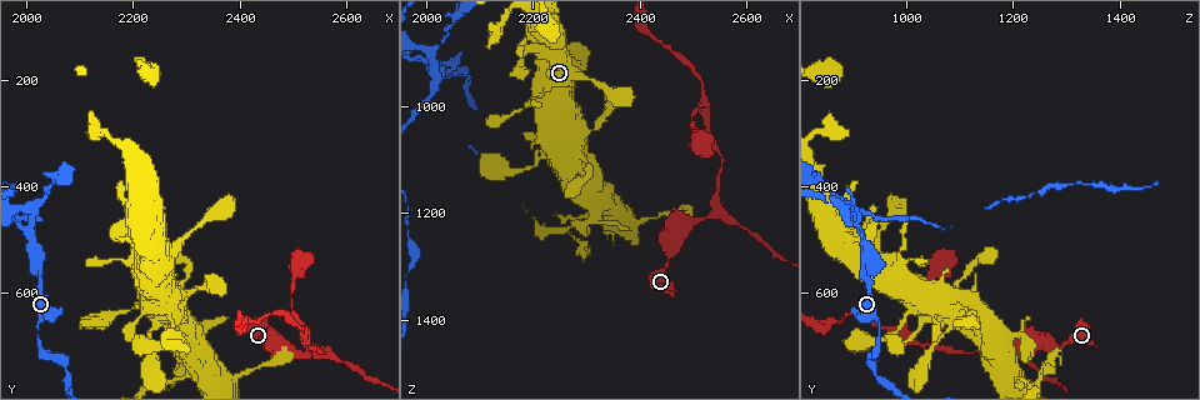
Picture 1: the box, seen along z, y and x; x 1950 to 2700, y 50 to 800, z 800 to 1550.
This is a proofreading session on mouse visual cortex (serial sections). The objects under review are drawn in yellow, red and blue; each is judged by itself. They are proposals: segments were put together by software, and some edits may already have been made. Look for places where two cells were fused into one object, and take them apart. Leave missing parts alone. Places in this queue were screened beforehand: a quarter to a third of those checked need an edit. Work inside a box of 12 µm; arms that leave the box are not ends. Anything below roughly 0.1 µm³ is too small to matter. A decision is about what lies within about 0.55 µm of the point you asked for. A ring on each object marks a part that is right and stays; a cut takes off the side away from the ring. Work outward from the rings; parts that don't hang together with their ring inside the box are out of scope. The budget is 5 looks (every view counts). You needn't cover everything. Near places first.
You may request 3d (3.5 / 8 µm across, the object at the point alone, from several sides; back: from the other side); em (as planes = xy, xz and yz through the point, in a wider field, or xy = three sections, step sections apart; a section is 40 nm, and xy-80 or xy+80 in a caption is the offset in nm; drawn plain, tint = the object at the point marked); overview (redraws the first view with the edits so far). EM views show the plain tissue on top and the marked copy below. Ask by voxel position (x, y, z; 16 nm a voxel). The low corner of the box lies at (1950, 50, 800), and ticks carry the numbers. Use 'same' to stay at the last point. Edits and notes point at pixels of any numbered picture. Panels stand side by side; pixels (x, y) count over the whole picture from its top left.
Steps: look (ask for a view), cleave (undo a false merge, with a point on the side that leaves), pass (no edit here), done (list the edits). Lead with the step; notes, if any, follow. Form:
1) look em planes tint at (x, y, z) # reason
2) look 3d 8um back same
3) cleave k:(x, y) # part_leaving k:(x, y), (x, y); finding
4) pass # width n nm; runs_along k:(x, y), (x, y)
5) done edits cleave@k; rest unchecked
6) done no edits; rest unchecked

look 3d 3.5um at (2315, 750, 1205)

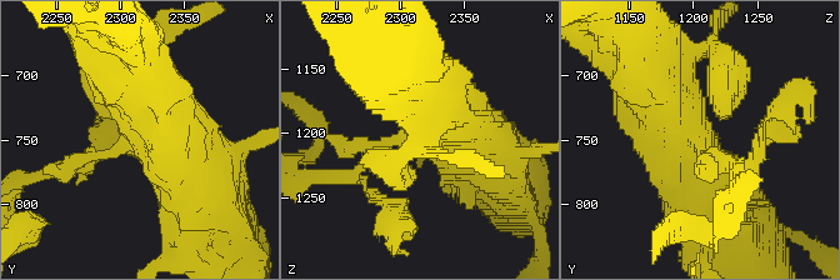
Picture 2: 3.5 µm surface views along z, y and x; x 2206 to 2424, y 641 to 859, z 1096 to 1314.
look em xy step 1 tint at (2314, 750, 1202) # shape alone is not enough

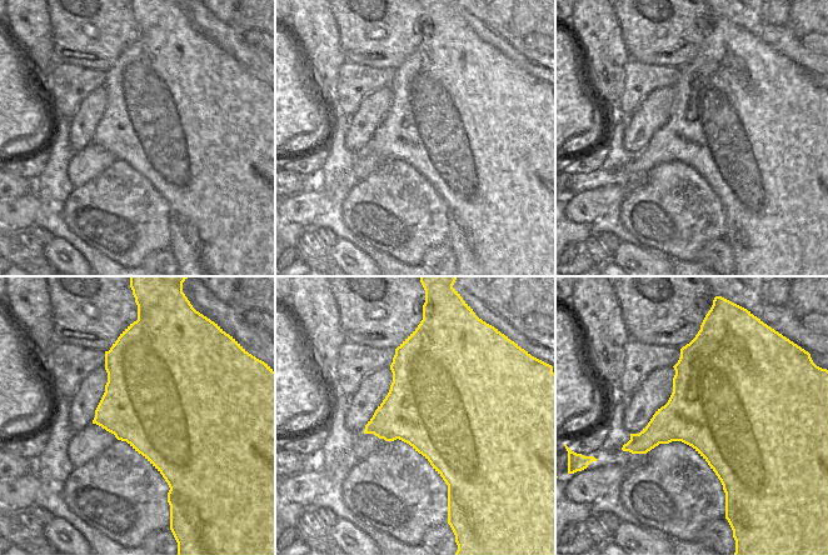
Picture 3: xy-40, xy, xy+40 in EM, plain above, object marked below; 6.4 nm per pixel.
cleave 2:(95, 141) # part_leaving 2:(704, 155), (749, 163), (771, 114); two cells meet here

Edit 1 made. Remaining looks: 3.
look overview # redraw

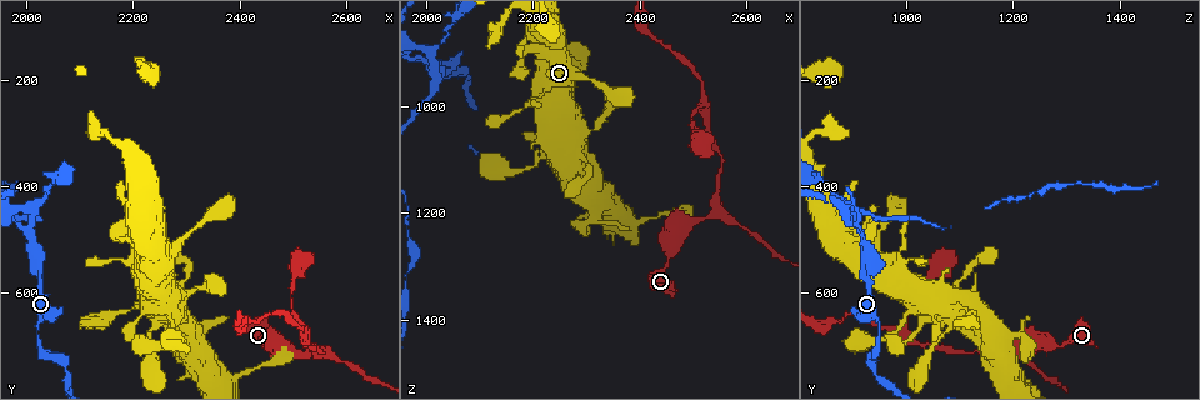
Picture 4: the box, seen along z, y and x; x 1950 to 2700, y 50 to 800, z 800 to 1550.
look 3d 3.5um back at (2550, 705, 1195) # three-way junction

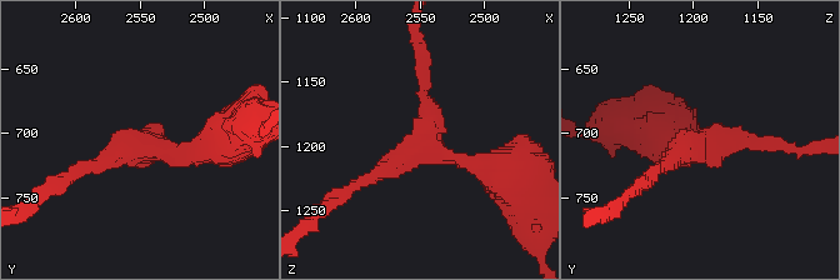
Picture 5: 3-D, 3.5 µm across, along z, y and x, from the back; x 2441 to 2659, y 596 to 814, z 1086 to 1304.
look em xy step 3 tint at (2546, 706, 1194) # arms 3; arm_widths 150, 200, 300 nm; shape alone is not enough

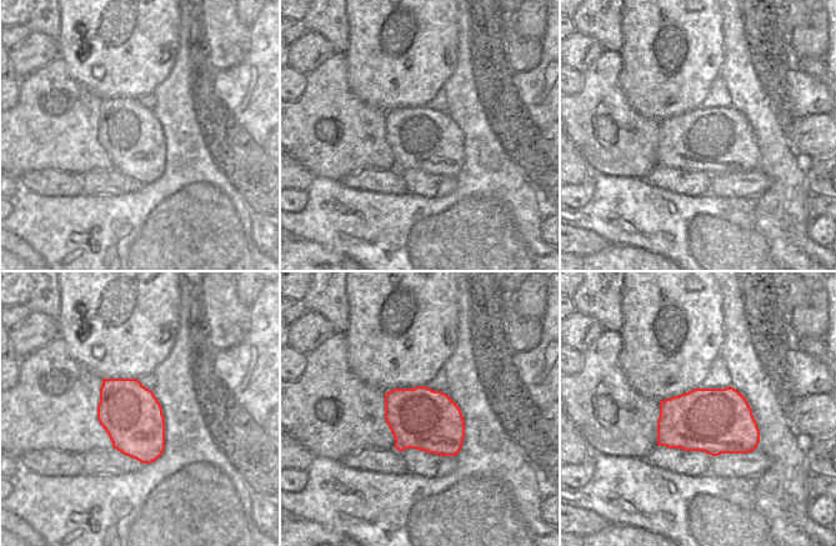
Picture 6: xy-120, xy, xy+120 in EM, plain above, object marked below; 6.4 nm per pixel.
pass # runs_along 5:(498, 170), (425, 141), (421, 58); all the same cell

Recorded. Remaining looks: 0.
done edits cleave@2; rest unchecked

